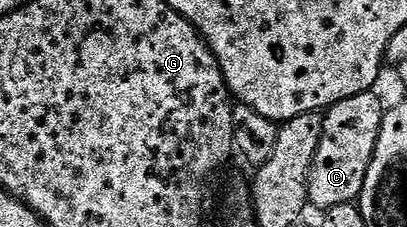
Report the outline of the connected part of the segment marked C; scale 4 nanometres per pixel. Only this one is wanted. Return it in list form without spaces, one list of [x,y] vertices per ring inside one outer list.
[[[374,90],[362,91],[360,95],[326,108],[321,145],[317,145],[317,157],[313,157],[307,186],[307,197],[312,208],[330,209],[358,200],[365,185],[365,173],[369,173],[369,161],[373,161],[373,153],[377,149],[385,110],[385,103],[375,94]]]

